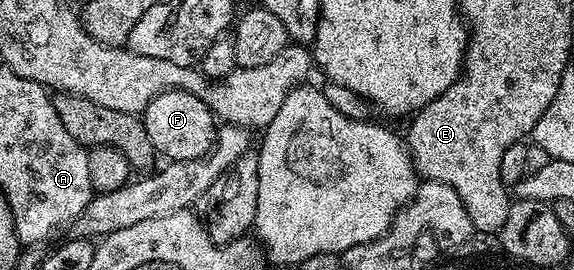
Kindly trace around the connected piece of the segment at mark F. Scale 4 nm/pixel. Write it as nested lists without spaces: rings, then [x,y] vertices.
[[[174,88],[162,92],[149,102],[149,106],[141,113],[149,140],[153,142],[156,153],[160,157],[172,160],[197,160],[206,156],[215,144],[217,135],[217,117],[204,100],[193,94]]]

